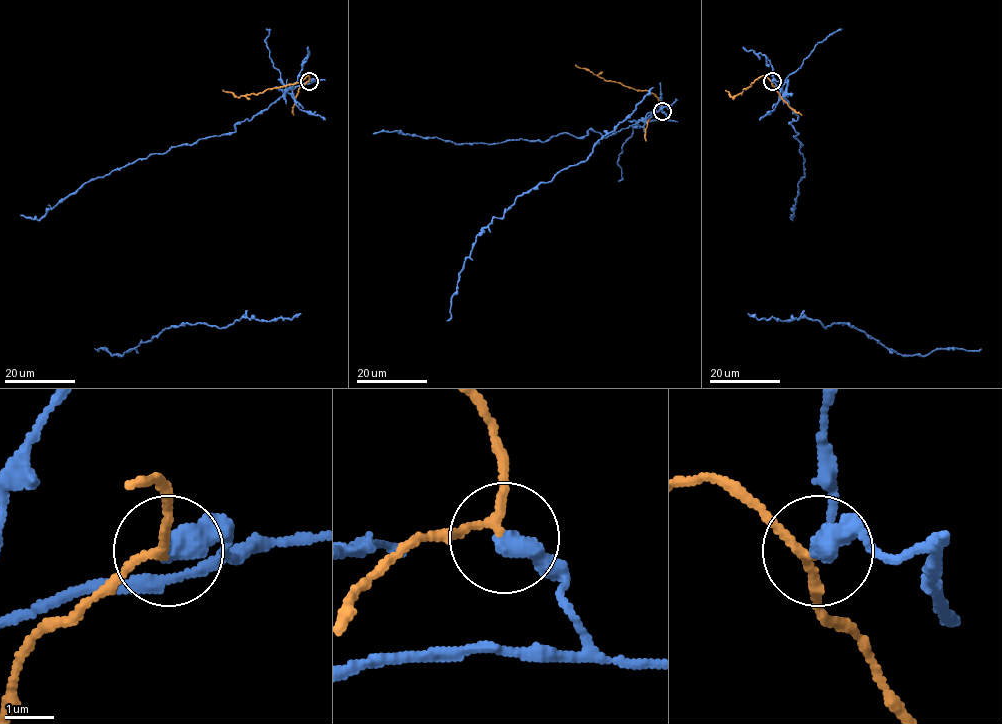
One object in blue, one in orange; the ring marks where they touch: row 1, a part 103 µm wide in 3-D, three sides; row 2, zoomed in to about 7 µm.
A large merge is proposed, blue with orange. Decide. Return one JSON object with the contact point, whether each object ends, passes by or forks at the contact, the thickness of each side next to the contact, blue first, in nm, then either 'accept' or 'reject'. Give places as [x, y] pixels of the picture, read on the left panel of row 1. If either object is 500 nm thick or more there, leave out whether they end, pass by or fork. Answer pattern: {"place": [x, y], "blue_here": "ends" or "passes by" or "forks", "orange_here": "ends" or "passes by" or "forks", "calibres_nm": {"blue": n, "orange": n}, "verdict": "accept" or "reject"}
{"place": [309, 81], "calibres_nm": {"blue": 500, "orange": 140}, "verdict": "reject"}

